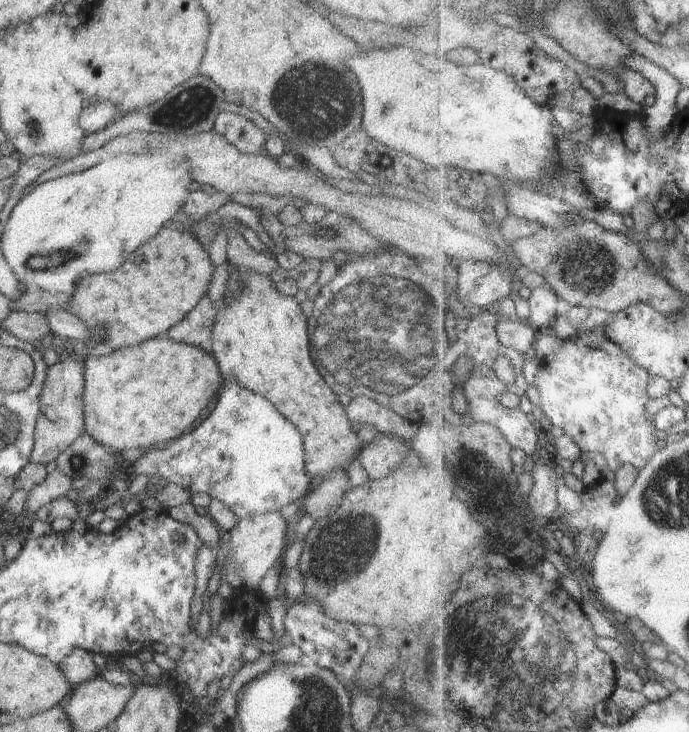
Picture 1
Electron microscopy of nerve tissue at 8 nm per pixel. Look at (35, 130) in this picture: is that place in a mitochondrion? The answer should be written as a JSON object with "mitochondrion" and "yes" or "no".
{"mitochondrion":"yes"}

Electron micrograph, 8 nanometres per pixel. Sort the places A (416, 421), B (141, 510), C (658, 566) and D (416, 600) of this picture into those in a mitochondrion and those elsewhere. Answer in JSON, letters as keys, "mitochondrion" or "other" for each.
{"A":"other","B":"other","C":"other","D":"other"}

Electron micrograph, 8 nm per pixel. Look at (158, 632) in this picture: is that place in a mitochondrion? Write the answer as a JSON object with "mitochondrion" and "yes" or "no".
{"mitochondrion":"no"}

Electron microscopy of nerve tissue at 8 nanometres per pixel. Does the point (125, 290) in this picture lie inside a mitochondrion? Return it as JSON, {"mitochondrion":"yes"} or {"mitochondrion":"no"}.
{"mitochondrion":"no"}

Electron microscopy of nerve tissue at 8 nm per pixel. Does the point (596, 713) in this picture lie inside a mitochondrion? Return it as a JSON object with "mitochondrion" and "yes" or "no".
{"mitochondrion":"no"}

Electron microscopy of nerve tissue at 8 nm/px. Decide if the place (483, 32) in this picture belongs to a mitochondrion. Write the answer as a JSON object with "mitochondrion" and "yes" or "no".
{"mitochondrion":"no"}

